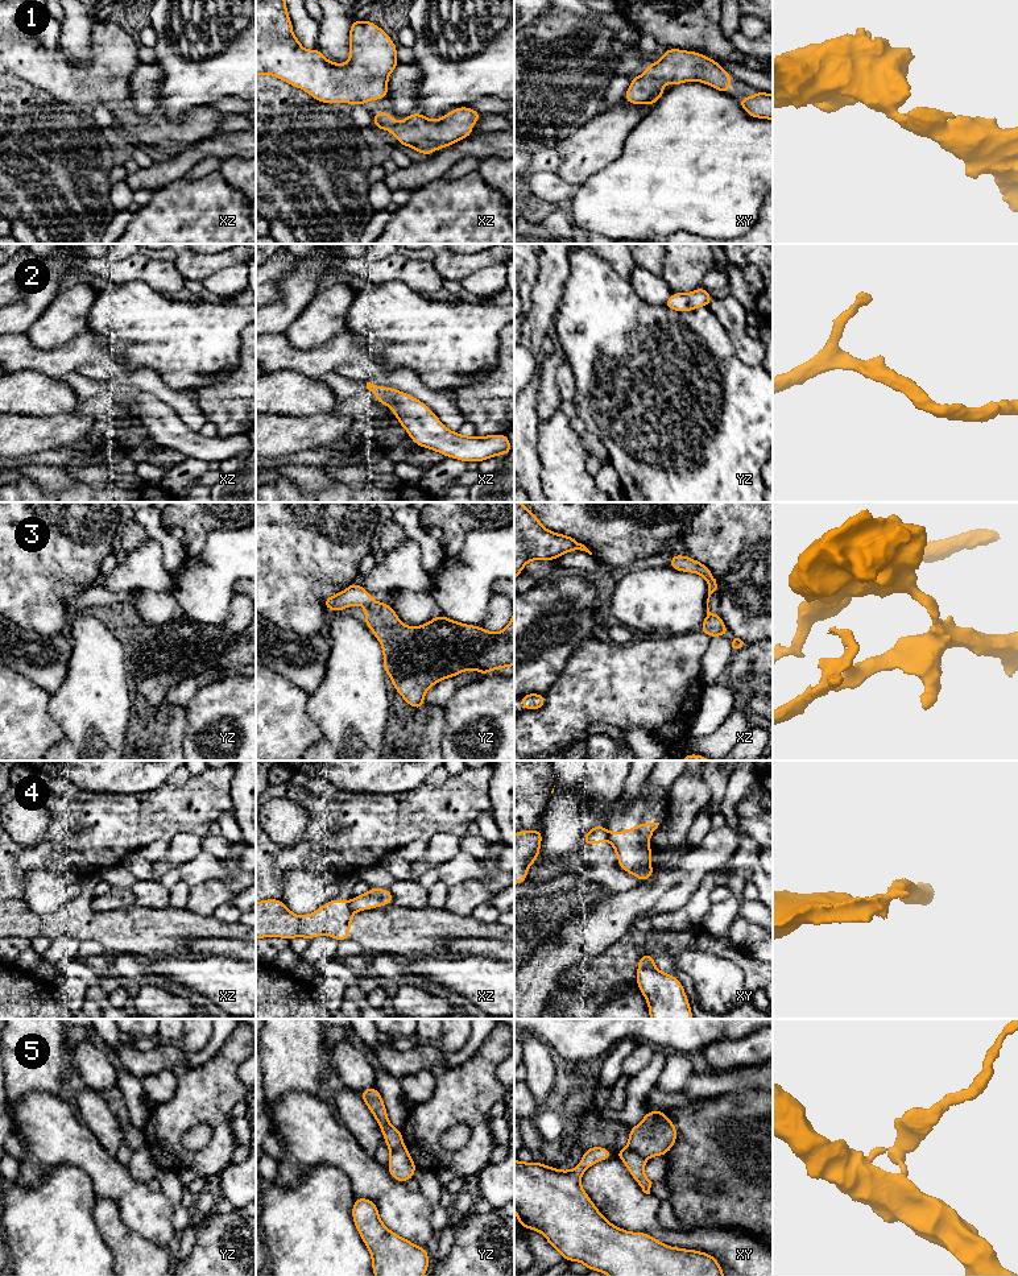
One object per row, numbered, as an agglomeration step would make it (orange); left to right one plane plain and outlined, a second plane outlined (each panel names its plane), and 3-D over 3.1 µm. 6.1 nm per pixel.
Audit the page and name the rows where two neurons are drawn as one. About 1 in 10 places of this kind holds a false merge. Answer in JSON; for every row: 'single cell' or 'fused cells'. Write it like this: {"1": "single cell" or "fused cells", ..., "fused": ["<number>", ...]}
{"1": "single cell", "2": "single cell", "3": "single cell", "4": "fused cells", "5": "fused cells", "fused": ["4", "5"]}

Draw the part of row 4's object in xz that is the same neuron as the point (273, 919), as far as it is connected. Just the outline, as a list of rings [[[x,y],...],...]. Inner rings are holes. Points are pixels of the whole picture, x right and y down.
[[[280,899],[256,903],[256,939],[314,939],[327,935],[338,941],[349,940],[355,911],[349,902],[332,899],[313,914],[297,916]]]

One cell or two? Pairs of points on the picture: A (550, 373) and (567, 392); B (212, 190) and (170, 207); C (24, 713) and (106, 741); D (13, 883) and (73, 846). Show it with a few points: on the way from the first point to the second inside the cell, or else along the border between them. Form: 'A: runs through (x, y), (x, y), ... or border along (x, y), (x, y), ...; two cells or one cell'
A: border along (563, 359), (557, 369), (557, 388), (561, 398); two cells
B: runs through (202, 201), (195, 207), (181, 207); one cell
C: border along (50, 695), (49, 715), (58, 724), (65, 737); two cells
D: runs through (23, 866), (30, 858), (40, 857), (56, 846); one cell

